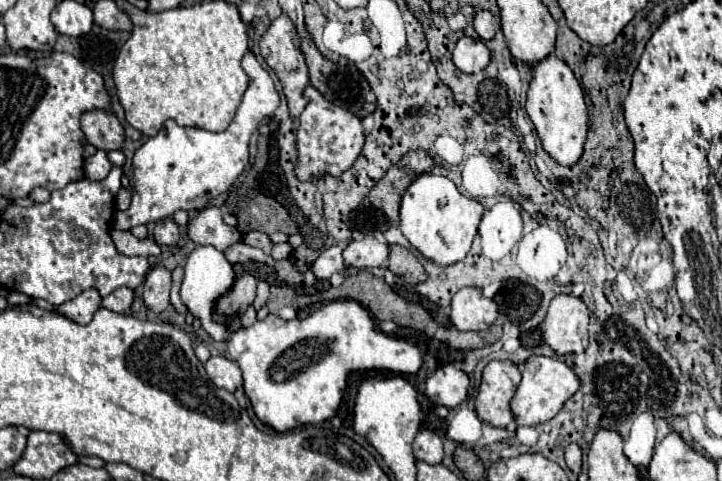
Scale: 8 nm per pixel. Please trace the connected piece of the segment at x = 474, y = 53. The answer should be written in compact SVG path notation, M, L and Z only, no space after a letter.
M470 37L458 39L456 49L452 53L452 63L462 73L478 73L478 71L486 69L488 61L490 61L490 51L486 49L484 41L470 39Z

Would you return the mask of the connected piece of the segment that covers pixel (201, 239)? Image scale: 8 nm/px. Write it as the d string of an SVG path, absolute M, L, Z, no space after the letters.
M206 207L198 211L198 215L190 221L188 237L196 245L212 245L218 251L224 251L242 239L236 227L228 227L222 221L222 213L218 207Z

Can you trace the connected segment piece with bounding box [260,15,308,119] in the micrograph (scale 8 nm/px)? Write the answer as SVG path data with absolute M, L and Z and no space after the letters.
M280 15L278 19L274 19L270 23L270 27L264 31L264 35L260 37L260 53L264 57L264 61L268 63L268 67L276 73L276 77L280 79L282 87L284 87L284 95L288 101L288 109L290 109L290 117L296 119L304 107L306 107L306 99L302 95L304 87L308 85L308 67L304 65L304 55L300 53L300 39L296 37L296 29L292 29L292 21L288 21L288 17Z

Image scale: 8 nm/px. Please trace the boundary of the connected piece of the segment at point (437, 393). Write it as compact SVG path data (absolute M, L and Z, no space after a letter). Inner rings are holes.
M444 365L436 369L426 381L426 397L448 409L454 409L468 397L468 375L456 365Z

